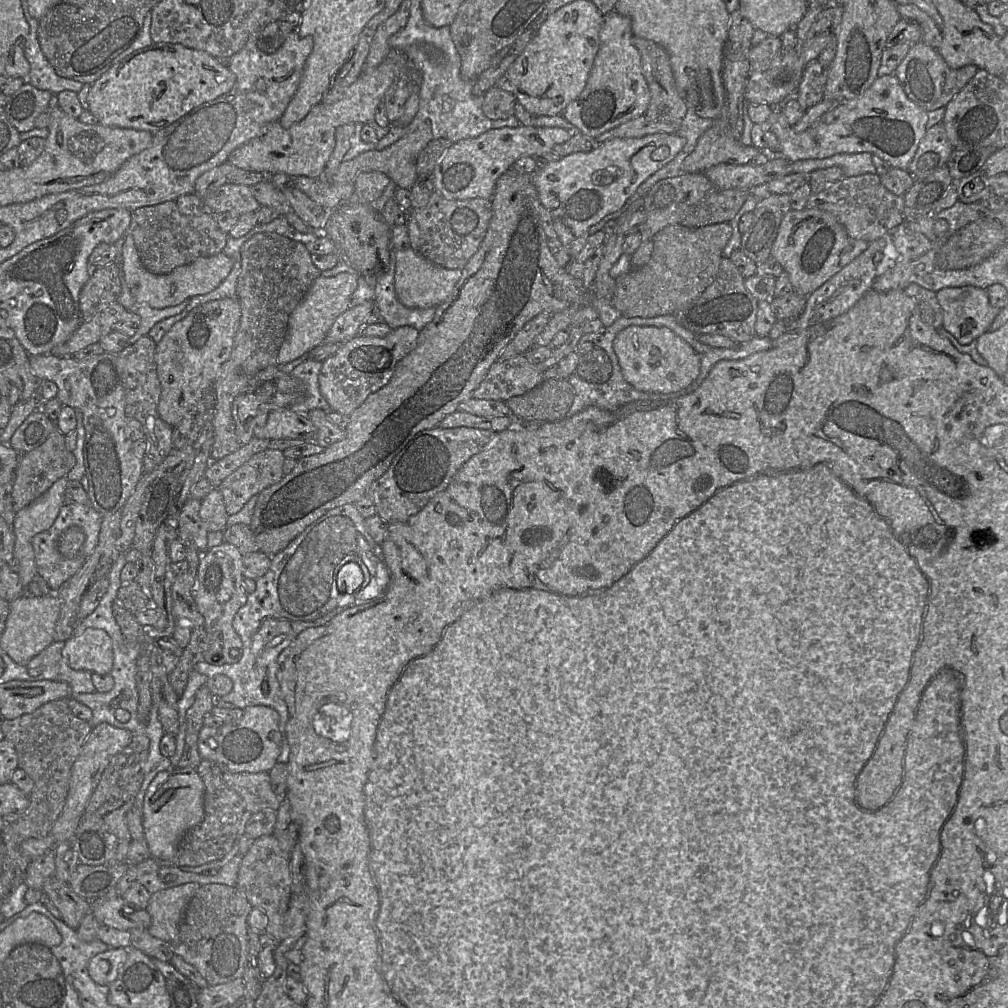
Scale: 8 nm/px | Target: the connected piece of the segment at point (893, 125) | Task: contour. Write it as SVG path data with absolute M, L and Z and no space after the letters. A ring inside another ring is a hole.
M891 74L878 76L860 97L838 104L801 133L796 133L786 122L780 107L774 107L765 126L776 135L779 141L780 155L789 162L802 159L824 159L840 153L866 152L880 157L892 168L907 170L920 141L925 136L927 121L928 112L907 97L900 81L894 74Z

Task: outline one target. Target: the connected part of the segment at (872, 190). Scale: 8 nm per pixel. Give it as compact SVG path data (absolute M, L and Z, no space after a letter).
M870 173L845 177L818 193L812 193L805 208L831 213L851 238L868 243L877 240L905 221L903 196L890 192L880 183L877 174Z

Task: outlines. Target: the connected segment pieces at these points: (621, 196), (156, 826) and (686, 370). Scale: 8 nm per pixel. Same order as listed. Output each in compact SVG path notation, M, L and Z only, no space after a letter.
M660 132L640 138L611 138L588 152L575 152L539 165L532 174L538 199L549 211L552 225L563 245L580 237L606 215L619 210L638 186L668 164L683 149L686 139L675 133Z
M171 768L158 773L150 783L143 802L142 823L151 857L170 860L188 830L204 819L205 784L193 768Z
M630 325L616 335L613 349L625 380L638 391L683 395L700 372L699 354L667 327Z

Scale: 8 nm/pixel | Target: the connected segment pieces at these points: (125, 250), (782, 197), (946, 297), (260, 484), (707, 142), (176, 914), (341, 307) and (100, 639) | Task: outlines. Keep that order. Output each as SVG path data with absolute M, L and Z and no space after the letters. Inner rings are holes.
M126 233L122 246L122 270L124 280L137 303L147 303L152 308L163 309L182 303L193 296L207 294L217 288L229 275L233 259L220 252L200 257L189 264L175 268L168 274L158 275L148 271L142 264L133 237Z
M770 194L756 203L752 223L741 235L740 245L740 249L755 263L771 256L781 220L790 209L788 194Z
M975 286L948 287L936 295L943 312L942 326L962 345L987 332L1000 311L990 304L987 291Z
M265 449L255 454L239 469L224 479L217 490L223 496L228 515L231 516L240 512L250 498L258 495L269 486L278 483L284 477L283 465L285 459L283 451Z
M726 94L726 109L725 111L716 119L713 120L712 126L704 132L698 139L695 149L684 159L682 163L682 173L696 173L703 172L707 168L720 164L720 163L731 163L731 164L746 164L749 163L752 158L754 158L760 150L753 145L746 146L743 145L739 140L737 140L732 133L728 113L727 113L727 94Z
M191 882L153 893L146 908L151 916L148 932L171 942L176 937L188 903L200 887L200 884Z
M350 269L332 277L320 275L313 281L304 298L289 316L287 334L278 352L278 365L287 364L309 353L324 342L334 321L350 307L358 279L359 274Z
M87 628L81 635L65 641L62 657L74 670L109 674L114 664L112 638L103 629Z

